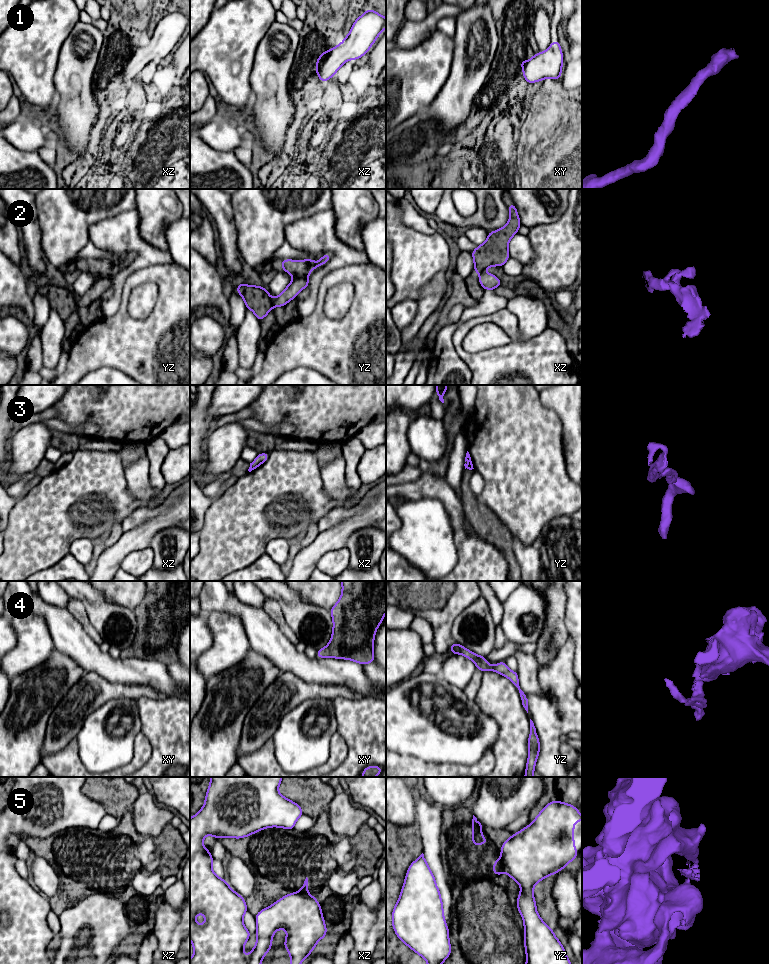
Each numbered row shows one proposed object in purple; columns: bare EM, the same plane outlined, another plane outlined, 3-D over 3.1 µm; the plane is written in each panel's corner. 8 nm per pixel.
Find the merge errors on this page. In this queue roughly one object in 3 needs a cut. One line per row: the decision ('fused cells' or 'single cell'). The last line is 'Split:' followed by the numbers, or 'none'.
1: single cell
2: fused cells
3: fused cells
4: single cell
5: fused cells
Split: 2, 3, 5

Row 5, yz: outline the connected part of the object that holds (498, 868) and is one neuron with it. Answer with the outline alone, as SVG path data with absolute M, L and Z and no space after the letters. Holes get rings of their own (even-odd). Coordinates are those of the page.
M502 857L493 863L492 868L495 877L505 872Z

